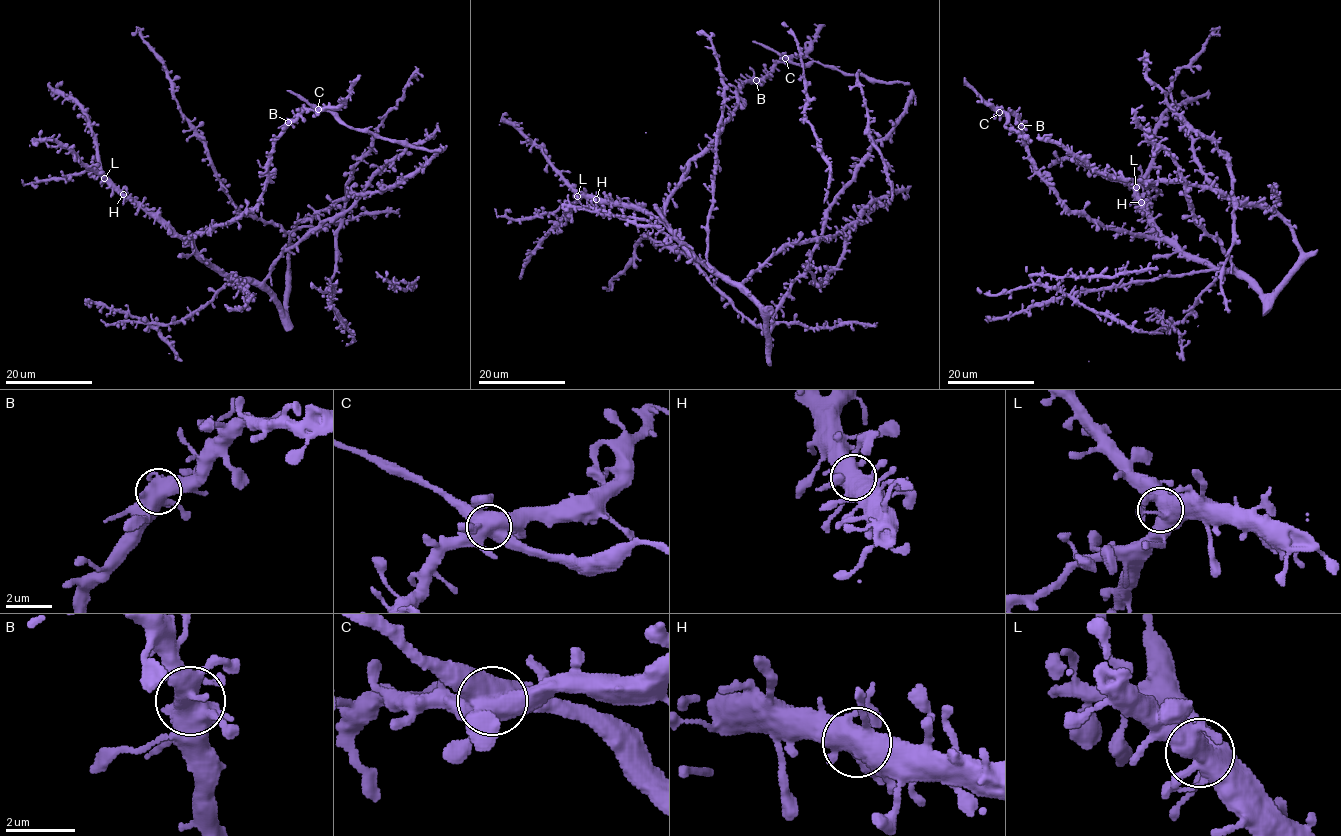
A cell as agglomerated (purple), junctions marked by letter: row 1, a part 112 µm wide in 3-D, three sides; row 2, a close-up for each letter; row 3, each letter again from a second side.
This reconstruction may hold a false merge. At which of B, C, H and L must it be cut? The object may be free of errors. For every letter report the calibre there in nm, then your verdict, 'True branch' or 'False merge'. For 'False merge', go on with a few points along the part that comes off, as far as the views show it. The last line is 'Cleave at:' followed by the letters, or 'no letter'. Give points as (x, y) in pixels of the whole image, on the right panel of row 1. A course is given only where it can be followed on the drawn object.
B: Thickness 550 nm. True branch
C: Thickness 700 nm. False merge. Course of the part to remove: (999, 112), (1005, 113), (1004, 125), (1032, 140)
H: Thickness 600 nm. True branch
L: Thickness 550 nm. True branch
Cleave at: C

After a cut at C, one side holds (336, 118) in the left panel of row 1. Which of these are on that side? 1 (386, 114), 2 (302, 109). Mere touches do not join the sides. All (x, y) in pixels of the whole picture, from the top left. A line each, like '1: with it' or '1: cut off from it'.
1: cut off from it
2: cut off from it

